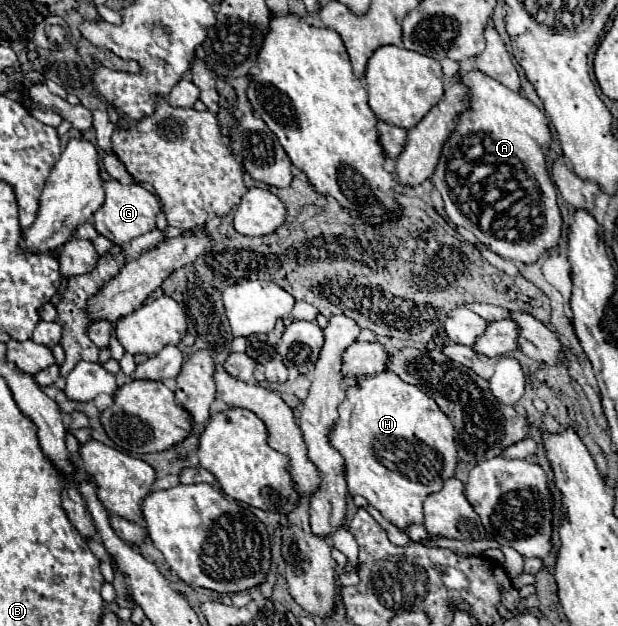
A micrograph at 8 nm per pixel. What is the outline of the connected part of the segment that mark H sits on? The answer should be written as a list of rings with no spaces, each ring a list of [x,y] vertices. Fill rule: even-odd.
[[[389,370],[361,378],[357,384],[349,386],[345,400],[339,406],[339,420],[329,432],[331,446],[345,460],[345,482],[351,496],[363,496],[373,508],[377,508],[383,518],[387,518],[397,528],[407,528],[411,524],[423,524],[423,500],[431,492],[439,492],[443,482],[453,476],[459,460],[455,458],[455,430],[449,418],[439,410],[439,406],[423,394],[417,386],[403,382],[397,374]]]

